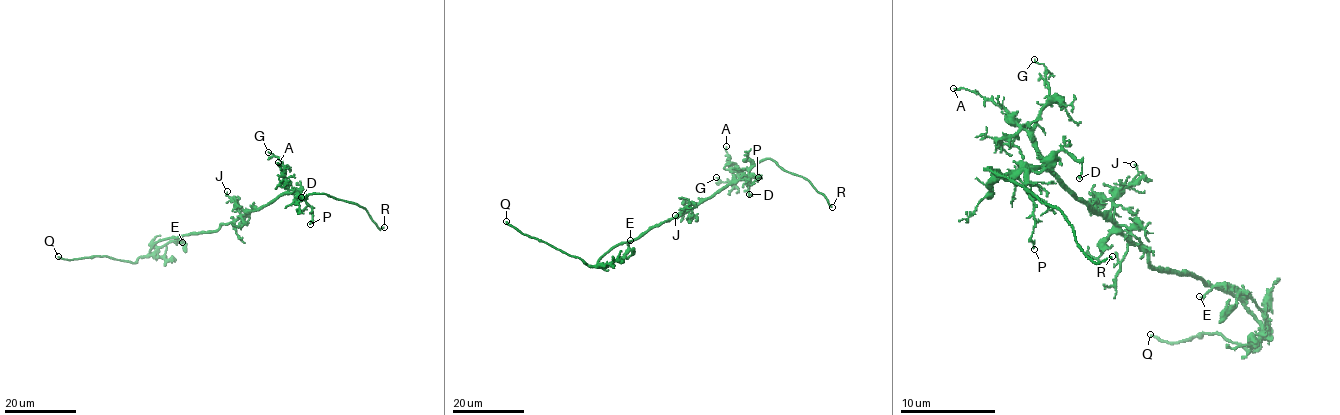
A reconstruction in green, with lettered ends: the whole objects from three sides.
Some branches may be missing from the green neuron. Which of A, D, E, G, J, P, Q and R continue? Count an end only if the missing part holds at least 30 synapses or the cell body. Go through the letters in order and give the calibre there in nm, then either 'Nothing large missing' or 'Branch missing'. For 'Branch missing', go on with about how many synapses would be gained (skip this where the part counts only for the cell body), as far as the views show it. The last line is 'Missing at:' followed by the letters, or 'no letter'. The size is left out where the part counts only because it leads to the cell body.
A: Thickness 160 nm. Nothing large missing
D: Thickness 150 nm. Nothing large missing
E: Thickness 160 nm. Nothing large missing
G: Thickness 110 nm. Nothing large missing
J: Thickness 100 nm. Nothing large missing
P: Thickness 140 nm. Nothing large missing
Q: Thickness 170 nm. Branch missing. Roughly 50 synapses
R: Thickness 180 nm. Branch missing
Missing at: Q, R

